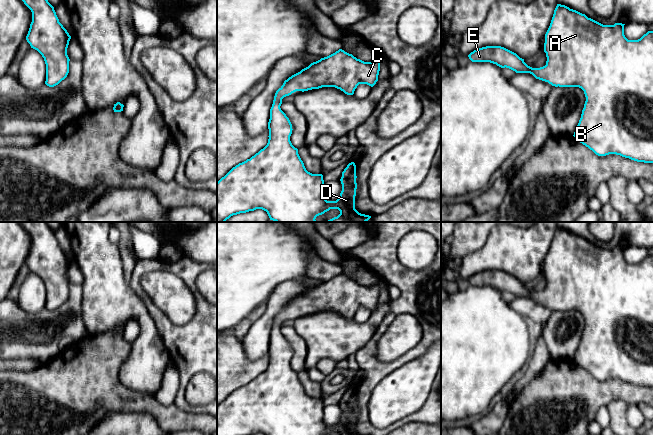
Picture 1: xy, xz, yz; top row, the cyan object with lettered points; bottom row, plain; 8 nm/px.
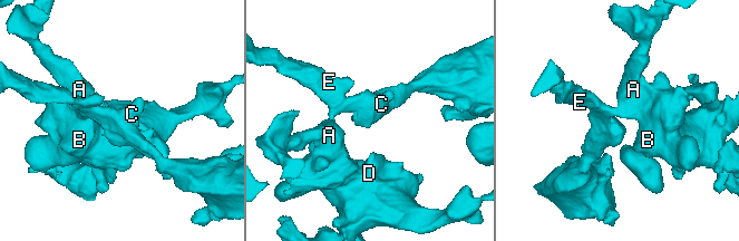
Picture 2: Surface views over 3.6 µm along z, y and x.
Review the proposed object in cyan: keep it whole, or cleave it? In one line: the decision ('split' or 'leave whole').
leave whole

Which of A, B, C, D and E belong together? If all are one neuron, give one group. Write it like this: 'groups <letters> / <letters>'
groups A B C D E

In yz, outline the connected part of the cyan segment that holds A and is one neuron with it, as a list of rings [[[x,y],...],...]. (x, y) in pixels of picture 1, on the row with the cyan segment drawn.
[[[557,4],[545,34],[545,66],[532,68],[516,53],[501,46],[482,47],[468,57],[472,62],[490,62],[516,73],[530,73],[555,87],[581,88],[586,101],[573,135],[575,139],[598,156],[616,154],[637,162],[653,163],[653,31],[648,31],[638,40],[628,40],[624,35],[624,25],[603,25],[585,14]]]

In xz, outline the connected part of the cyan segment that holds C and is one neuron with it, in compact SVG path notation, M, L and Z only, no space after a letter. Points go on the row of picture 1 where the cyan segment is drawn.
M339 49L285 80L276 91L270 109L267 145L250 159L233 167L217 182L217 222L225 222L233 215L256 209L266 211L270 220L275 222L316 222L317 216L330 209L338 209L340 214L326 222L367 222L371 216L361 214L355 209L357 189L355 163L349 163L342 172L340 179L342 191L339 198L336 201L327 201L324 197L323 175L312 174L306 170L298 149L290 141L292 124L280 106L284 97L296 91L304 92L322 87L335 87L347 95L353 95L359 84L373 87L378 81L379 71L379 59L364 62Z

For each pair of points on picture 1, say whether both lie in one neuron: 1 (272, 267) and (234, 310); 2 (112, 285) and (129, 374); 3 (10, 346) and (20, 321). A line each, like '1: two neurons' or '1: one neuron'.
1: one neuron
2: one neuron
3: one neuron

